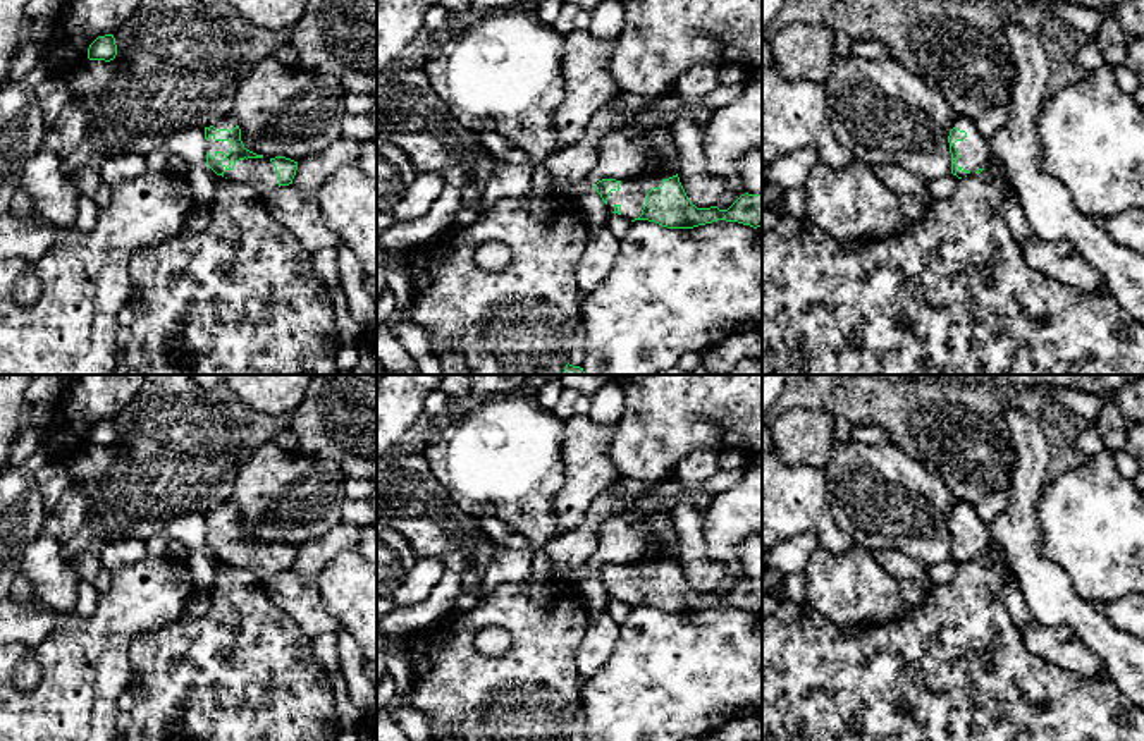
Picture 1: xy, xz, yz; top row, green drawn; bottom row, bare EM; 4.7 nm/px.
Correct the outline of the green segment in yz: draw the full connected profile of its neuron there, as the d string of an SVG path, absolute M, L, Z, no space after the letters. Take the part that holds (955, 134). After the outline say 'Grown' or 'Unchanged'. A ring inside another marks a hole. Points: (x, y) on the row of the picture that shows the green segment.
M956 117L948 136L951 153L951 174L958 179L981 174L991 158L989 139L986 139L975 120Z. Grown

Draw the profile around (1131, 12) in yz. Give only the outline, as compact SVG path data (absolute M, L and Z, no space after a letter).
M1123 0L1115 10L1127 38L1144 38L1144 0Z

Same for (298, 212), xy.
M289 184L263 196L263 203L306 253L313 254L337 246L339 237L327 227L317 194L308 194Z

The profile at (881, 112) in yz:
M834 57L826 101L838 141L867 165L896 163L926 181L951 174L948 136L956 113L944 95L893 58Z

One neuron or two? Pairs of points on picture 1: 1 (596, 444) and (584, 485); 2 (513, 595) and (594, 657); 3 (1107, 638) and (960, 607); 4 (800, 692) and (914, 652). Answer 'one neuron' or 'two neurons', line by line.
1: one neuron
2: two neurons
3: two neurons
4: one neuron

